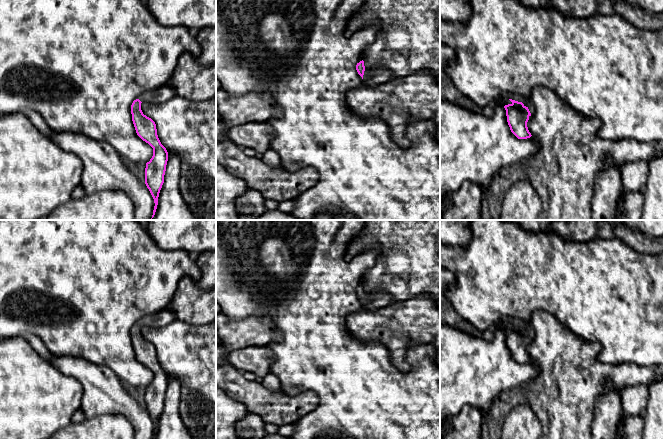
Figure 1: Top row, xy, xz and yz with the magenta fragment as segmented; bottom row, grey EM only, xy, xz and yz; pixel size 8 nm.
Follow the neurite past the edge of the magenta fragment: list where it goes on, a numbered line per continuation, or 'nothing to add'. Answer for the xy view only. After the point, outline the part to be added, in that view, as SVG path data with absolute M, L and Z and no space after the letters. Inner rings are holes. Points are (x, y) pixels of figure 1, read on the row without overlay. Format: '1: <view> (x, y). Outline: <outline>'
1: xy (164, 317). Outline: M166 307L157 313L143 316L138 323L141 326L164 327L173 320L175 320L174 314Z

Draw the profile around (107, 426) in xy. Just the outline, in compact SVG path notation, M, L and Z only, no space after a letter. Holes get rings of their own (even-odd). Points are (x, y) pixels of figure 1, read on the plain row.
M103 414L86 418L81 423L69 423L55 432L50 439L134 439L134 430L129 420L121 414Z

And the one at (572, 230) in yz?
M555 220L550 229L568 241L589 242L597 238L598 220Z

